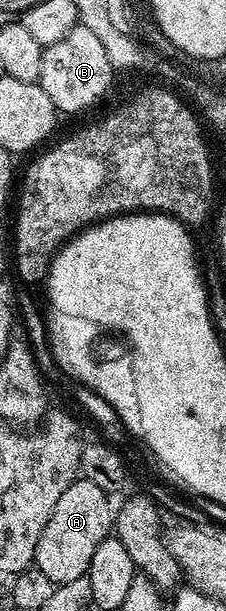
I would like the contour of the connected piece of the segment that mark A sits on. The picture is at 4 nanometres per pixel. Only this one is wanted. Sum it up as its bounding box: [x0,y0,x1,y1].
[33,477,115,584]

